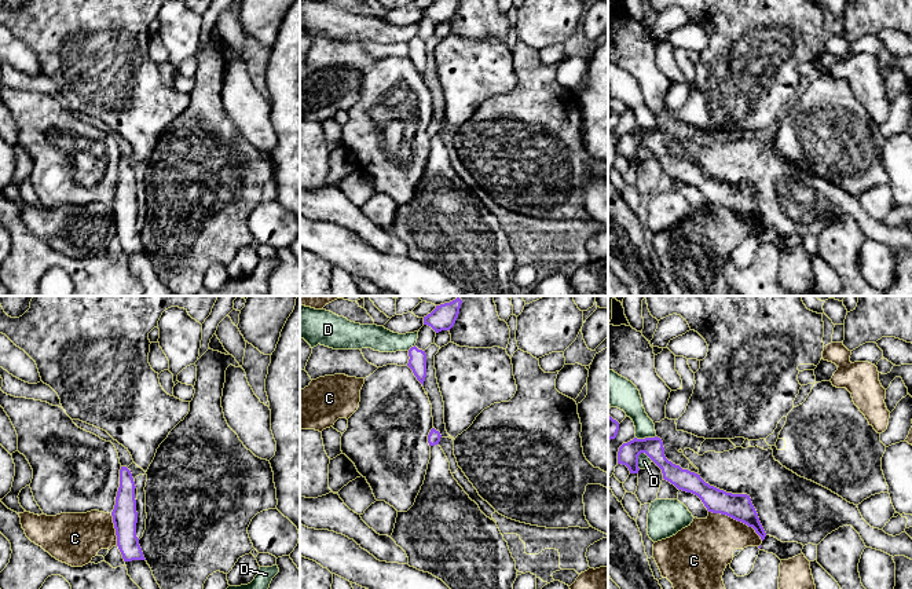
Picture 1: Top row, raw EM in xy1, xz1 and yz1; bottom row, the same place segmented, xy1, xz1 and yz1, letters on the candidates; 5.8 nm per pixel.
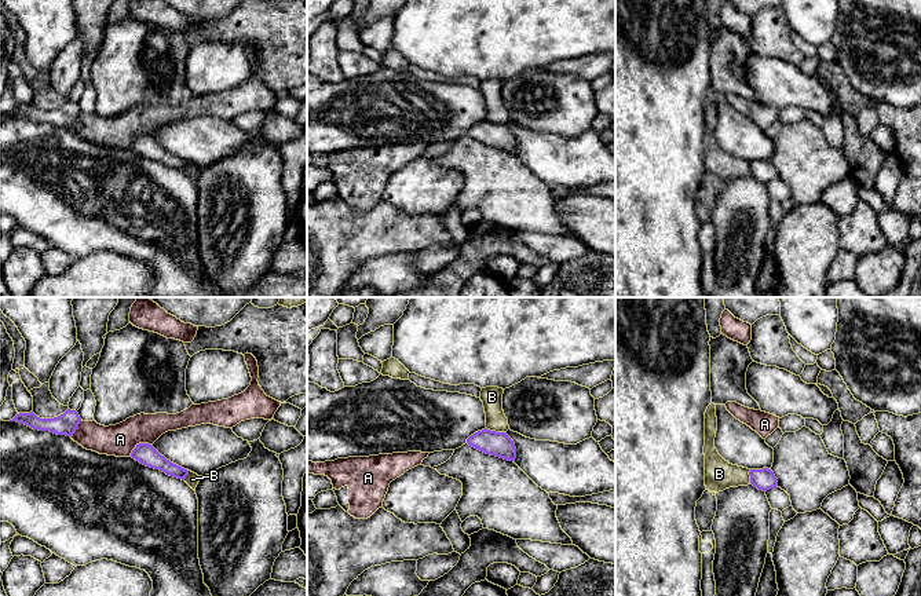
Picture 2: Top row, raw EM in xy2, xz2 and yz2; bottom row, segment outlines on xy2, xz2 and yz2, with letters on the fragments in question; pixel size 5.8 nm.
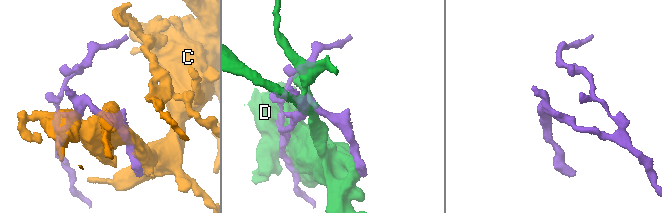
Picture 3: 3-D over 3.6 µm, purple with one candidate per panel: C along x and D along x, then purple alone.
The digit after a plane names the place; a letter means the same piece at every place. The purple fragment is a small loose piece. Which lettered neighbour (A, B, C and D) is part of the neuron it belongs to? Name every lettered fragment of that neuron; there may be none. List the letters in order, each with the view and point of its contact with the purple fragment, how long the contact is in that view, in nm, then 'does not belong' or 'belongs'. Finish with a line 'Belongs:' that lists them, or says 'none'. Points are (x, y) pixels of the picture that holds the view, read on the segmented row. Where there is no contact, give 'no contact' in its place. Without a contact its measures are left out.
A: meets purple in xy2 at (138, 445); contact 150 nm long; does not belong
B: meets purple in xz2 at (494, 431); contact 120 nm long; does not belong
C: meets purple in yz1 at (736, 519); contact 360 nm long; does not belong
D: meets purple in yz1 at (640, 453); contact 110 nm long; does not belong
Belongs: none

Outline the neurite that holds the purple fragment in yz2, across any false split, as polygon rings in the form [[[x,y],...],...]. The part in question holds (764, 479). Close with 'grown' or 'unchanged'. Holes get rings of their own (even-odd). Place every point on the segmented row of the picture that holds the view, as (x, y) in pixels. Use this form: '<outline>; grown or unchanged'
[[[768,468],[750,469],[750,483],[759,490],[767,491],[778,486],[774,472]]]; unchanged

